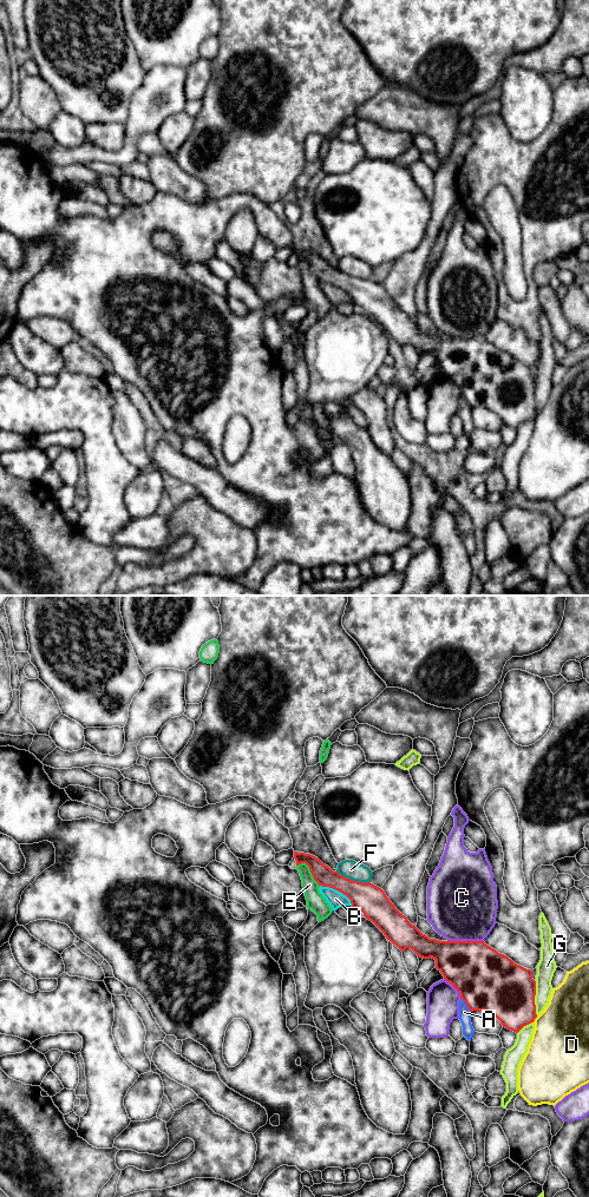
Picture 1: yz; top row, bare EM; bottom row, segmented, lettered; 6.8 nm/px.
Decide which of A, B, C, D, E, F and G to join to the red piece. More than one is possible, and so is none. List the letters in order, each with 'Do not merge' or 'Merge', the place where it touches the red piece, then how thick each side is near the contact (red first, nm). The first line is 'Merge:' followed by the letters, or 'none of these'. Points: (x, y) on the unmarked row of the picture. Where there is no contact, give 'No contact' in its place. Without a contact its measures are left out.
Merge: none of these
A: Do not merge. Touches red at yz (466, 401). Thickness 420 nm (red) against 80 nm
B: Do not merge. Touches red at yz (338, 287). Thickness 200 nm (red) against 120 nm
C: Do not merge. Touches red at yz (465, 337). Thickness 380 nm (red) against 480 nm
D: Do not merge. Touches red at yz (535, 414). Thickness 360 nm (red) against 400 nm
E: Do not merge. Touches red at yz (311, 267). Thickness 140 nm (red) against 120 nm
F: Do not merge. Touches red at yz (352, 276). Thickness 200 nm (red) against 130 nm
G: Do not merge. Touches red at yz (534, 394). Thickness 380 nm (red) against 130 nm

